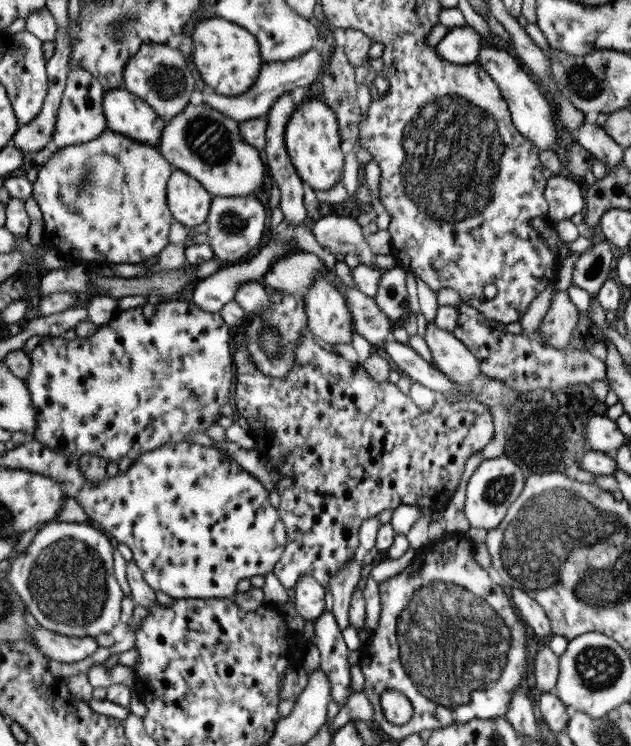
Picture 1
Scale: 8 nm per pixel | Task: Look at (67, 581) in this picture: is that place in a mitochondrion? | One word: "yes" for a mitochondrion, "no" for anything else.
yes

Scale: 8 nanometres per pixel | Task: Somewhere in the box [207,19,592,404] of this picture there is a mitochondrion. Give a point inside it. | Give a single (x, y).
(449, 154)

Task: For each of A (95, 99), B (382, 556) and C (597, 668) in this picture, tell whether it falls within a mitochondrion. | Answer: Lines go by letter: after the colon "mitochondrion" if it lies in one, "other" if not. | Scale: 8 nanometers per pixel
A: other
B: other
C: mitochondrion

